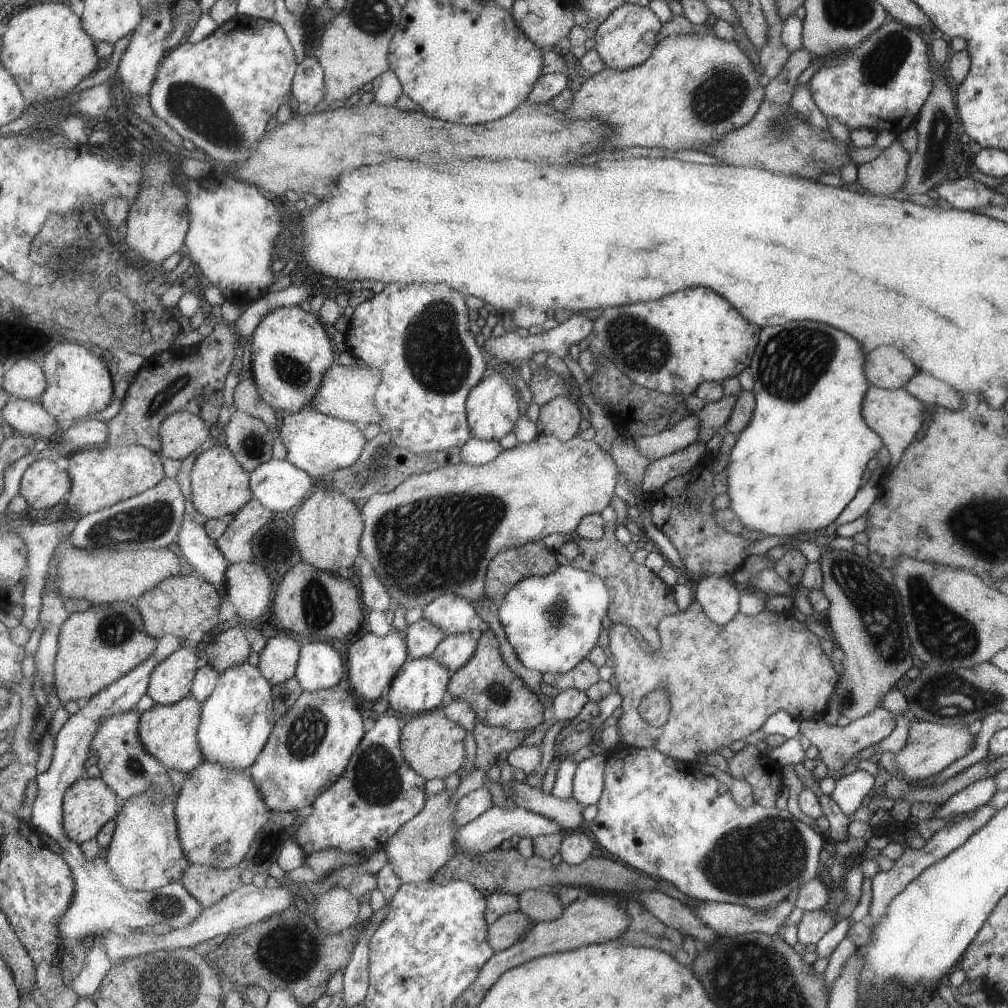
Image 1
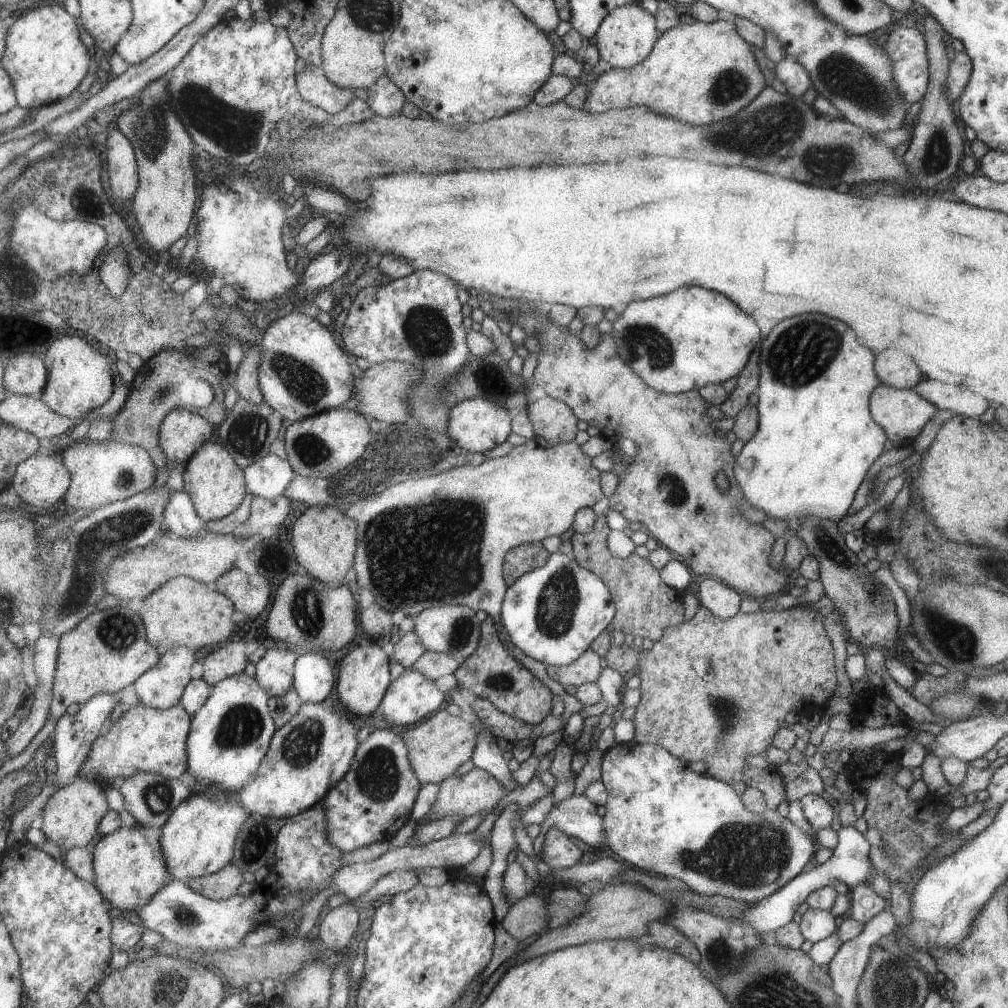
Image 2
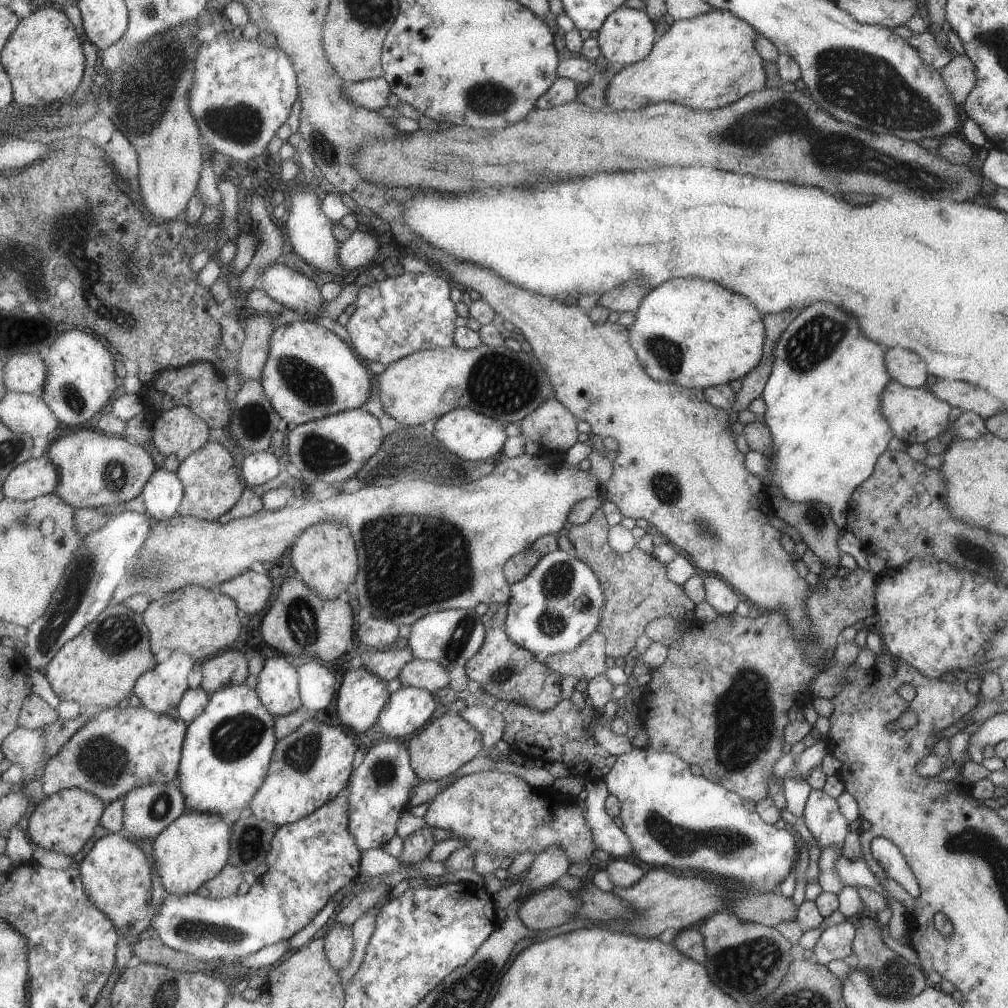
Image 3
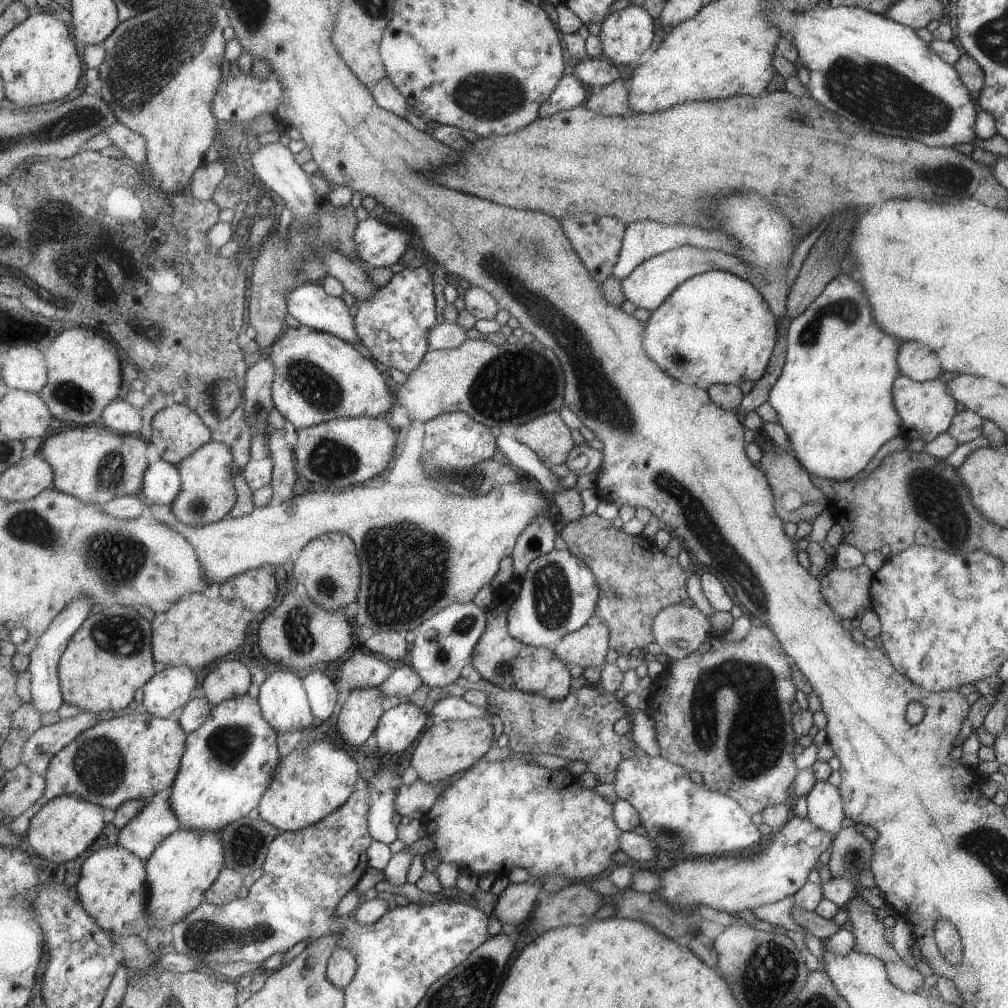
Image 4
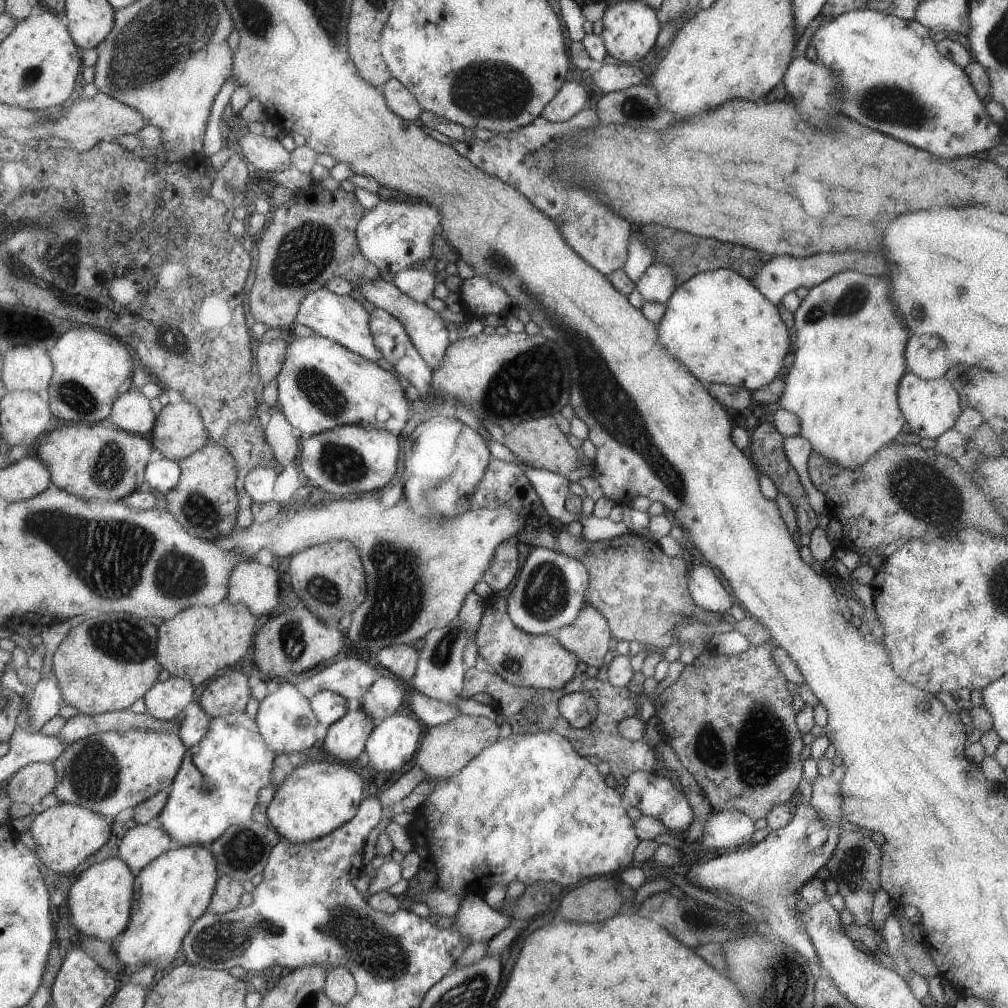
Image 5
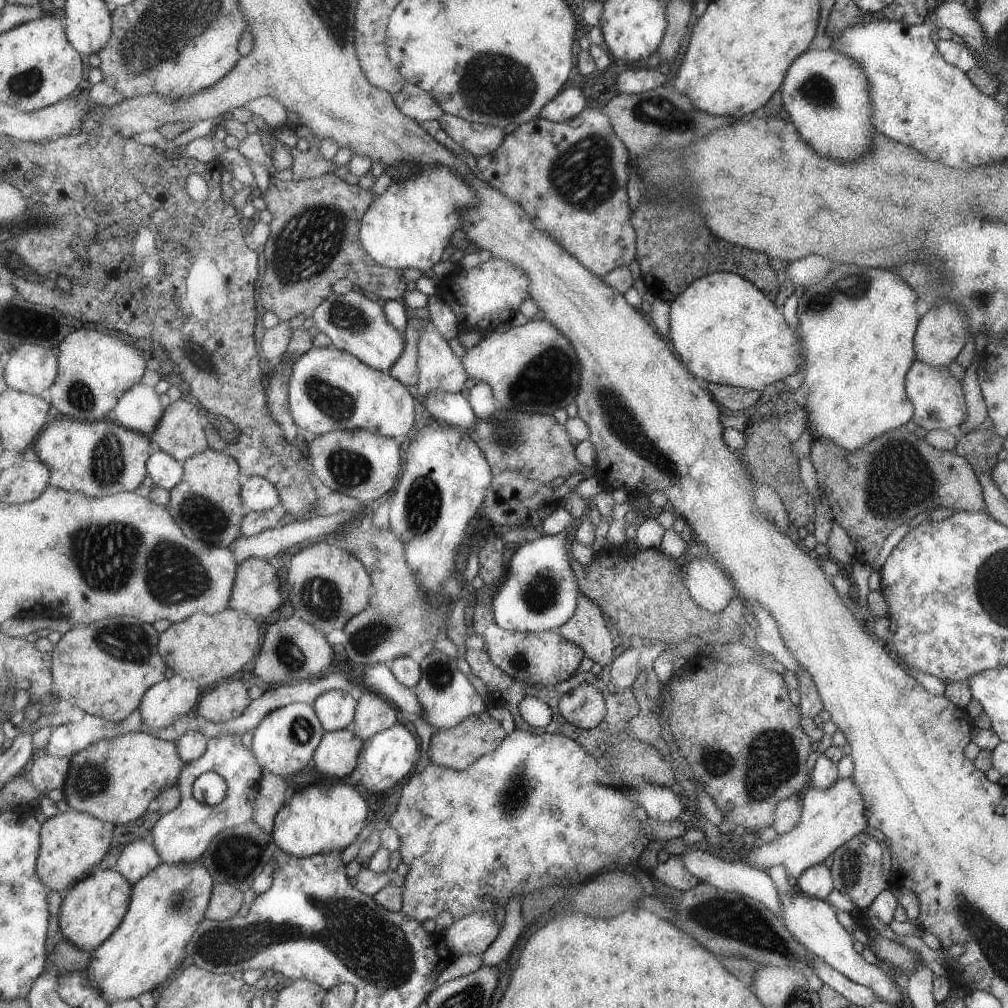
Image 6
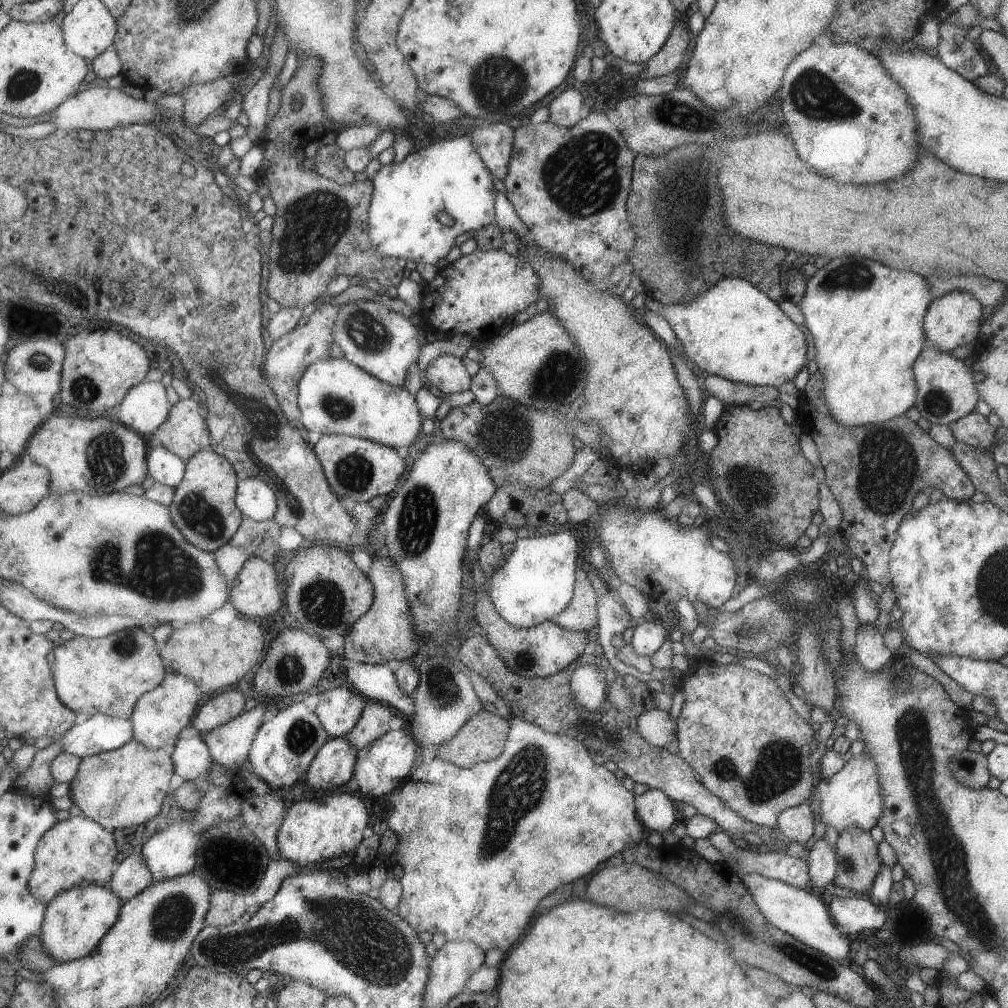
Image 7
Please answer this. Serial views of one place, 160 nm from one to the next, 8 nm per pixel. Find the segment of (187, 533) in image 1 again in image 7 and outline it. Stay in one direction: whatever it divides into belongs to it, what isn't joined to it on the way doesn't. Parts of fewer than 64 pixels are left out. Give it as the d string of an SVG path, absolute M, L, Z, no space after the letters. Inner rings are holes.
M156 447L148 454L148 473L155 482L176 487L185 476L187 462L167 447Z

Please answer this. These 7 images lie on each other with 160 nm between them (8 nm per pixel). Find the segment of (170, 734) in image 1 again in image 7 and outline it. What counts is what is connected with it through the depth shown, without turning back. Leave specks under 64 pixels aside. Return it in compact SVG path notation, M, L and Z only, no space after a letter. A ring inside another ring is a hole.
M133 738L114 751L82 759L76 777L69 784L69 796L81 808L83 816L110 831L139 826L161 812L175 773L172 754L163 749L150 749Z

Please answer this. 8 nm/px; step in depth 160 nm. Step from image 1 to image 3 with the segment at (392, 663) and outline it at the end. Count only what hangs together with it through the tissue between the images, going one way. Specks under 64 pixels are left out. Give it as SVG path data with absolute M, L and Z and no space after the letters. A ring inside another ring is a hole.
M362 664L359 668L348 670L344 674L340 691L336 697L338 718L346 727L353 728L354 732L358 734L363 734L375 727L390 697L389 680L377 676L375 672L371 672L369 668L365 668Z

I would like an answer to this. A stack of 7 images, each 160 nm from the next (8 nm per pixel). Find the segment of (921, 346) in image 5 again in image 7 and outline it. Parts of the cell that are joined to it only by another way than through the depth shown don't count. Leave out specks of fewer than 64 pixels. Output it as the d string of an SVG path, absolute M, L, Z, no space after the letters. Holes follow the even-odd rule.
M947 291L933 299L924 315L924 347L935 347L940 351L951 352L956 346L973 344L980 332L981 309L985 307L981 300L968 292Z

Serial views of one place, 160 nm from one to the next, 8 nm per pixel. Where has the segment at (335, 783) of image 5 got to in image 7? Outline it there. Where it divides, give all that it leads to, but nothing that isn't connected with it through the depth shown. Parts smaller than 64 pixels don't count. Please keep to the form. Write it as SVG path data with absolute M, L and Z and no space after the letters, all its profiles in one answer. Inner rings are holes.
M338 792L331 793L325 802L317 800L297 801L286 810L286 817L278 832L278 845L283 859L296 862L300 867L309 869L318 866L323 860L349 860L349 856L357 856L357 848L365 844L365 838L369 830L369 810L367 804L360 796L354 793Z

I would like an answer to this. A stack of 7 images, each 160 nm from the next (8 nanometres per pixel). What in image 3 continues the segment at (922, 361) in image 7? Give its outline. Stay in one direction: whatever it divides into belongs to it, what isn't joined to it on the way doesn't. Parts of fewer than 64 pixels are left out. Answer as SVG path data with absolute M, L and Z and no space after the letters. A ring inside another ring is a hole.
M889 382L880 397L881 416L889 423L895 438L902 441L907 446L913 445L913 442L925 443L939 432L947 430L947 422L949 422L949 404L937 400L932 392L926 386L919 388L907 388L897 384L897 382Z

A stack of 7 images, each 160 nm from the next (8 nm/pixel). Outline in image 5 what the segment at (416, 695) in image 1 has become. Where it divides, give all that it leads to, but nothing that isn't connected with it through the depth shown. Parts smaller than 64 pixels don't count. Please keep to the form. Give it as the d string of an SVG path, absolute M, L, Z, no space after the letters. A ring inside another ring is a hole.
M395 712L389 718L385 718L383 722L376 726L372 736L366 746L368 757L371 758L371 766L375 770L383 770L383 772L397 772L401 770L407 762L411 762L411 758L419 751L419 740L423 736L423 728L421 722L413 714L405 715L401 712Z

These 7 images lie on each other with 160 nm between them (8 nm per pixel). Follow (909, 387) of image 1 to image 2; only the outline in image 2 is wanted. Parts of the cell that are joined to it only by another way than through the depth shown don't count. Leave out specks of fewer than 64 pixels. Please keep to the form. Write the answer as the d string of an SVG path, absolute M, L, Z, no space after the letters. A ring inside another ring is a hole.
M924 376L912 390L929 404L950 410L952 414L978 418L988 408L988 402L983 396L973 394L969 389L961 389L957 385L926 379Z

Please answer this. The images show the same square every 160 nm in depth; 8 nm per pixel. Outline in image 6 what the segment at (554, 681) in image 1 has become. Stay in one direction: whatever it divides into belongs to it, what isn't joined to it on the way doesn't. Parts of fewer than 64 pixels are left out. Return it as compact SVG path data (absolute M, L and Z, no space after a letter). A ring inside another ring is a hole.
M581 594L576 615L557 630L567 640L584 648L586 656L601 665L612 664L615 657L615 637L603 618L600 604Z

